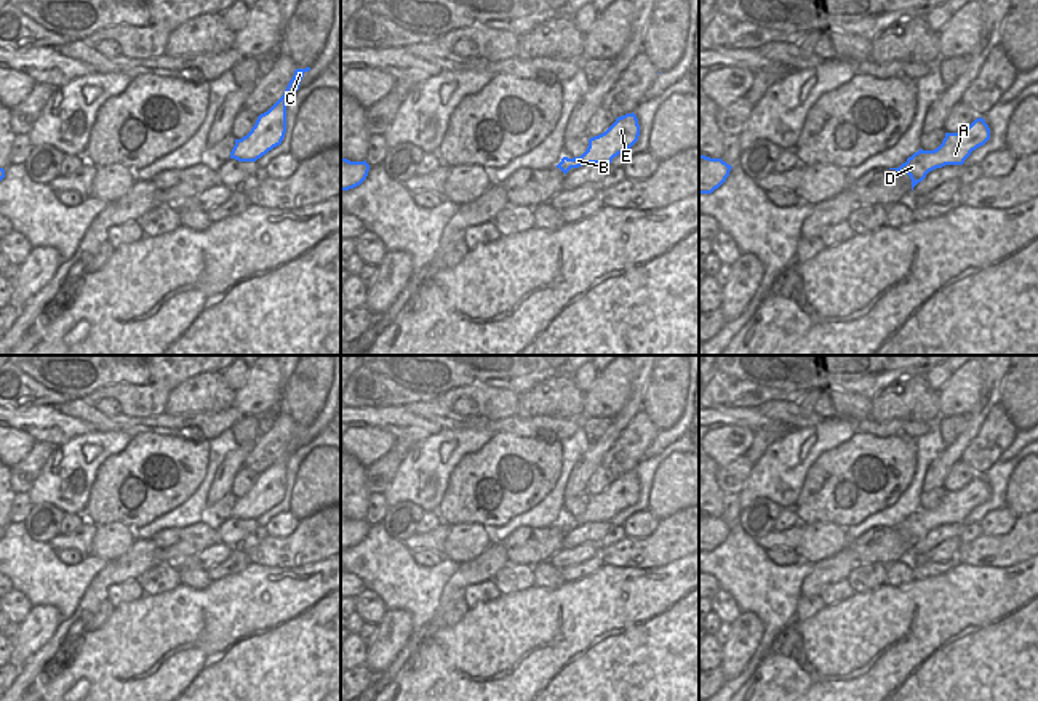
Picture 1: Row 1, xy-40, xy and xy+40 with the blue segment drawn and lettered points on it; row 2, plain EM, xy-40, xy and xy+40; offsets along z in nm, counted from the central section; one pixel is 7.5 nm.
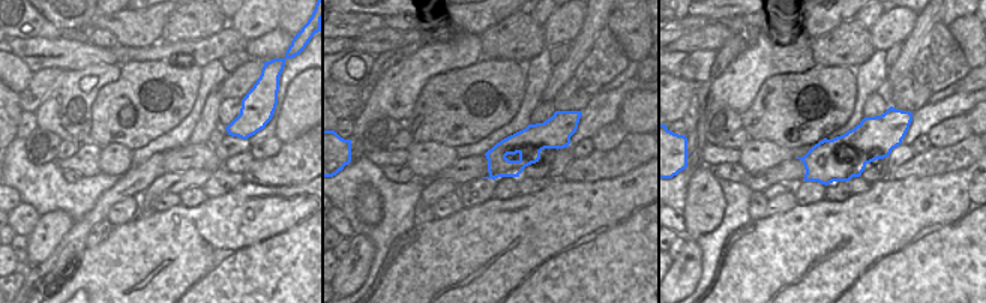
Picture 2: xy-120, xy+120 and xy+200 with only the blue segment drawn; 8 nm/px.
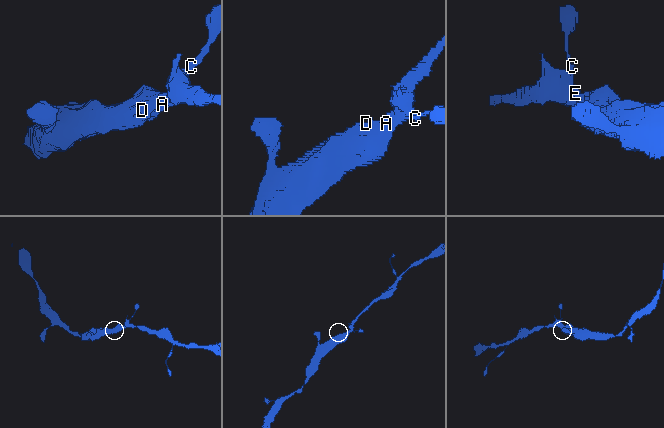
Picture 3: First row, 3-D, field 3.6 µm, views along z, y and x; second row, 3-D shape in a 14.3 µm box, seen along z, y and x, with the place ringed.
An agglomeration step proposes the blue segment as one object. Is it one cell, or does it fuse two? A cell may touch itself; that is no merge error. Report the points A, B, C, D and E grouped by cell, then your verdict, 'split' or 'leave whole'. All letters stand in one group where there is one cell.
groups A B C D E; leave whole

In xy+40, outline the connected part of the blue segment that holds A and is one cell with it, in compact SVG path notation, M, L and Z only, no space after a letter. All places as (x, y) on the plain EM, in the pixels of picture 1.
M976 477L969 485L958 491L945 491L942 503L934 509L920 507L896 528L899 533L907 531L913 546L921 541L926 533L945 523L963 523L972 509L984 504L990 498L990 487L985 479Z

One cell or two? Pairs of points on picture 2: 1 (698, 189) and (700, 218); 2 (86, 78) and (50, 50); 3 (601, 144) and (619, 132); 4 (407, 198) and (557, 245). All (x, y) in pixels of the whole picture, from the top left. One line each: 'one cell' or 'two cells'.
1: one cell
2: two cells
3: one cell
4: two cells

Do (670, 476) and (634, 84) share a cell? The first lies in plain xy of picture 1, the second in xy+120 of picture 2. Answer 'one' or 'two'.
two

